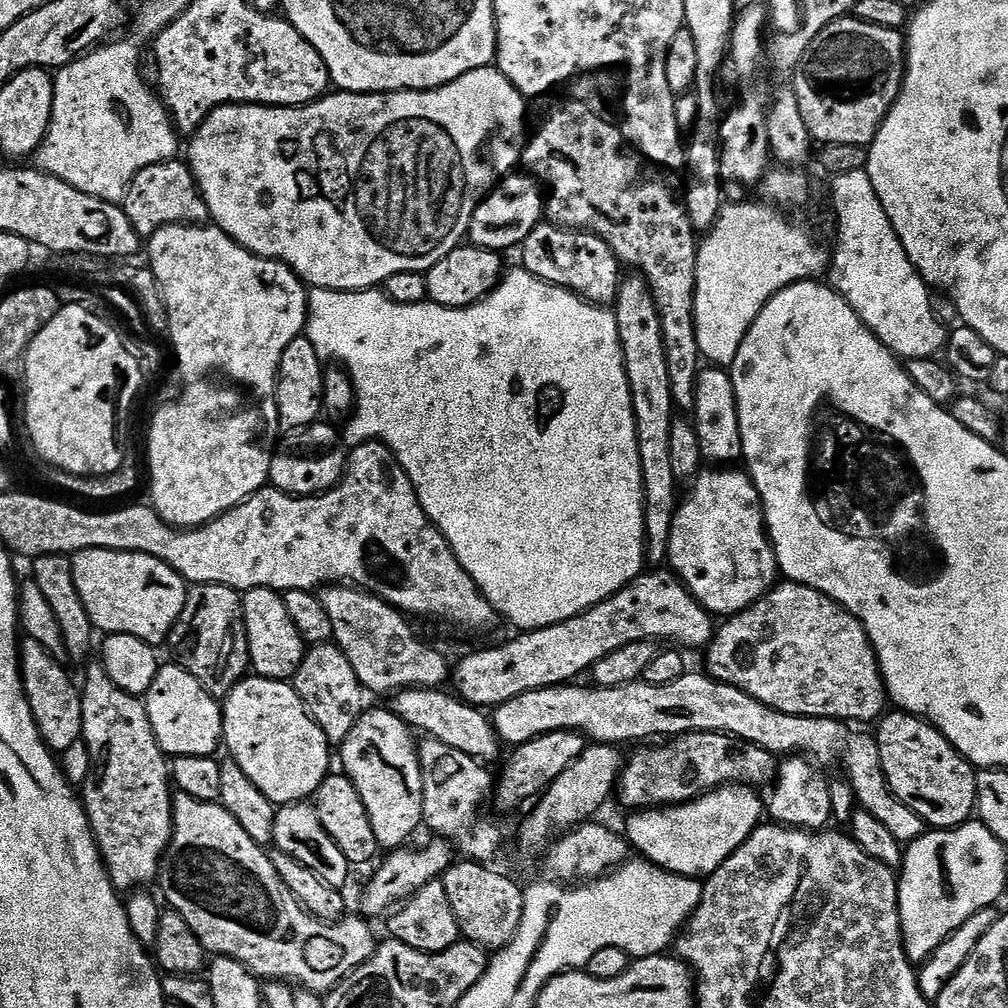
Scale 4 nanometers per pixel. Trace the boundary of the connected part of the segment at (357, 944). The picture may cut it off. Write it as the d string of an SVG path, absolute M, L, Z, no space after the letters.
M185 794L177 795L172 802L172 841L168 843L166 853L166 876L168 872L169 878L172 879L172 888L176 891L176 897L173 898L171 907L180 912L182 918L186 918L186 922L190 922L190 928L194 930L194 934L198 934L198 940L202 942L205 953L211 954L213 957L234 957L235 960L247 965L251 972L256 973L257 977L263 978L265 981L283 980L296 986L309 988L317 994L327 994L332 991L333 986L340 983L342 978L346 978L346 974L350 974L355 968L362 966L362 962L371 958L377 950L378 939L376 940L371 926L368 925L371 923L359 915L356 917L348 914L335 922L325 922L309 912L292 893L290 886L281 878L268 851L269 849L265 845L256 842L242 828L242 822L238 822L238 818L234 814L230 814L230 810L226 810L223 804L215 800L199 800Z

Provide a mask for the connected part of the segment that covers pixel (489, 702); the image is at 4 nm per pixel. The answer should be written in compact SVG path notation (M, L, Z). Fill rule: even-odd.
M648 570L631 580L622 590L615 592L608 600L598 602L587 608L574 618L566 618L566 622L558 622L554 626L539 628L533 632L520 632L513 640L505 644L496 644L493 648L484 648L481 652L472 652L454 664L454 680L461 700L488 710L502 702L510 702L510 698L518 698L518 694L526 694L530 690L552 688L556 684L566 684L587 673L606 654L614 654L614 650L622 650L622 646L633 644L639 640L677 640L685 649L700 648L711 644L714 635L714 617L705 610L699 601L692 596L692 591L684 585L680 577L671 570Z

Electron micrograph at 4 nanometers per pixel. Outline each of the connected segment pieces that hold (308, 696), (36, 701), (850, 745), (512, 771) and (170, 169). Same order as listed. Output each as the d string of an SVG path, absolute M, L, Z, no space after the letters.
M335 643L318 644L305 651L302 666L294 677L294 687L304 700L308 713L318 722L322 734L326 734L329 745L344 744L350 730L354 730L358 718L366 711L364 683L354 672L350 658L346 658L344 651Z
M25 639L22 644L22 671L24 674L24 691L32 704L36 724L44 736L44 743L53 753L62 754L74 742L82 739L84 731L82 692L72 685L68 672L44 649L39 640Z
M868 730L856 731L860 732L845 738L844 749L840 752L841 758L844 759L845 773L843 772L843 775L852 785L857 805L863 811L874 814L874 818L878 818L878 822L883 822L890 829L890 834L894 834L894 838L900 840L901 845L907 846L913 840L924 835L926 831L925 822L918 814L914 814L914 810L910 810L910 806L903 804L890 790L888 780L884 777L882 770L882 758L878 754L878 742L875 735Z
M547 732L519 745L508 760L504 773L494 784L494 801L502 808L516 808L523 800L539 797L548 785L584 752L586 737L582 732Z
M173 158L146 166L128 187L122 207L141 237L147 238L158 229L165 228L167 224L204 222L209 219L208 202L200 193L196 175L192 168L181 160Z

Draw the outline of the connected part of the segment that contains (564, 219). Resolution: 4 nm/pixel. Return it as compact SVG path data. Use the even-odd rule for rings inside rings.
M560 96L557 98L557 100L548 100L545 99L543 103L544 105L541 106L540 109L535 109L534 112L534 120L536 116L536 129L531 129L530 135L527 137L524 150L522 153L522 164L523 167L528 167L525 169L530 170L531 175L535 176L537 180L540 181L541 185L545 189L547 189L548 193L546 196L546 216L549 221L555 222L557 224L563 224L565 227L570 228L583 228L585 230L592 231L596 235L602 237L607 243L610 245L610 247L614 250L614 254L617 256L617 258L620 260L621 265L627 266L628 264L630 267L629 269L632 270L639 270L644 277L648 279L648 285L652 288L652 293L654 294L654 298L658 302L658 312L660 314L660 317L662 318L662 330L664 334L664 341L666 342L666 350L668 351L668 361L666 362L666 367L670 369L670 386L672 387L672 397L674 398L674 402L676 403L677 409L684 410L684 408L688 408L688 410L695 409L696 407L696 383L698 382L698 378L700 377L701 371L702 371L702 357L700 355L700 347L698 346L698 334L696 333L696 250L698 247L698 236L697 233L694 231L692 227L692 223L690 222L690 218L688 217L688 210L686 206L684 205L684 198L682 195L682 184L681 181L678 179L675 180L673 173L668 170L661 170L659 167L653 166L649 161L645 160L643 156L640 155L639 151L637 149L631 147L627 140L624 139L624 133L621 131L619 127L615 123L612 124L608 120L603 120L600 116L595 116L594 113L588 112L589 105L585 103L583 99L580 98L571 98L572 100L567 100L566 97Z

